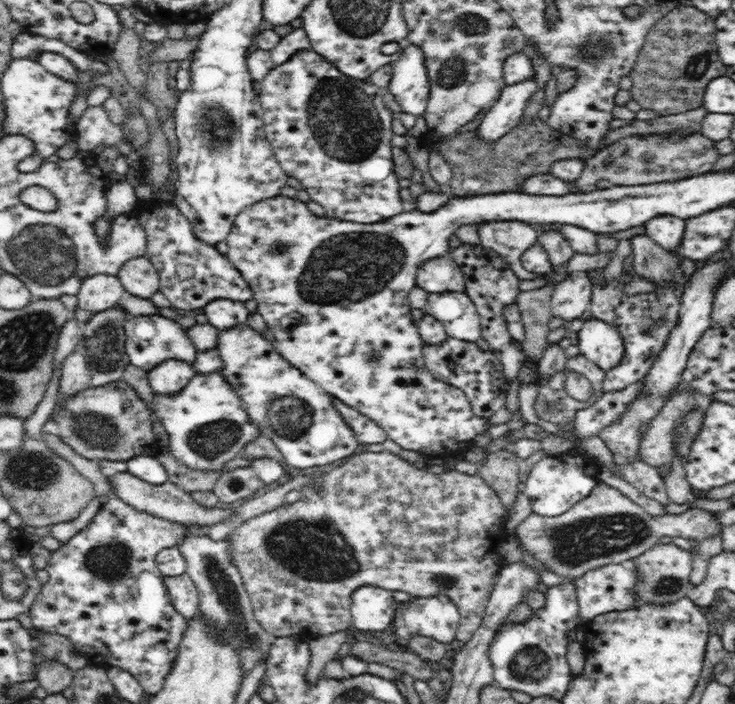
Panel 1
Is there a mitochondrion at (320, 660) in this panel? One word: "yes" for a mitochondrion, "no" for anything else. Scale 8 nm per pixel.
no

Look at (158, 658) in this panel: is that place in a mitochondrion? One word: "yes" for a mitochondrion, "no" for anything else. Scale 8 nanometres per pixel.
no

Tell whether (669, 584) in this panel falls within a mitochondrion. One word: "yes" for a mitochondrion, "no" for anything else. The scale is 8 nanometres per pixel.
yes

